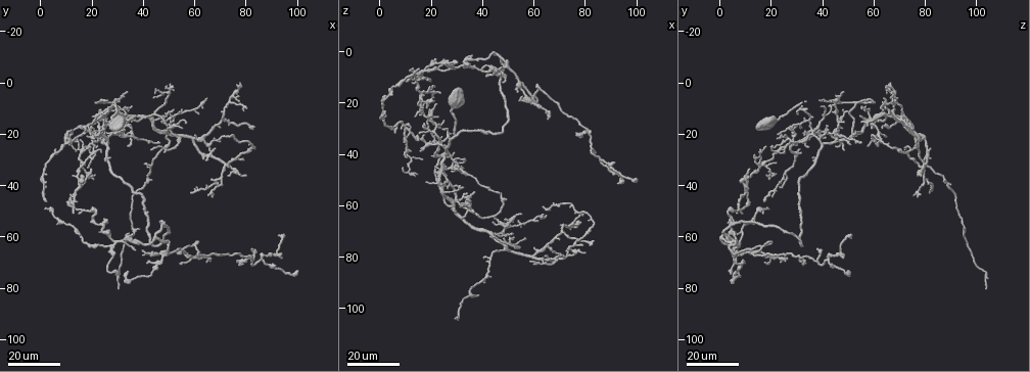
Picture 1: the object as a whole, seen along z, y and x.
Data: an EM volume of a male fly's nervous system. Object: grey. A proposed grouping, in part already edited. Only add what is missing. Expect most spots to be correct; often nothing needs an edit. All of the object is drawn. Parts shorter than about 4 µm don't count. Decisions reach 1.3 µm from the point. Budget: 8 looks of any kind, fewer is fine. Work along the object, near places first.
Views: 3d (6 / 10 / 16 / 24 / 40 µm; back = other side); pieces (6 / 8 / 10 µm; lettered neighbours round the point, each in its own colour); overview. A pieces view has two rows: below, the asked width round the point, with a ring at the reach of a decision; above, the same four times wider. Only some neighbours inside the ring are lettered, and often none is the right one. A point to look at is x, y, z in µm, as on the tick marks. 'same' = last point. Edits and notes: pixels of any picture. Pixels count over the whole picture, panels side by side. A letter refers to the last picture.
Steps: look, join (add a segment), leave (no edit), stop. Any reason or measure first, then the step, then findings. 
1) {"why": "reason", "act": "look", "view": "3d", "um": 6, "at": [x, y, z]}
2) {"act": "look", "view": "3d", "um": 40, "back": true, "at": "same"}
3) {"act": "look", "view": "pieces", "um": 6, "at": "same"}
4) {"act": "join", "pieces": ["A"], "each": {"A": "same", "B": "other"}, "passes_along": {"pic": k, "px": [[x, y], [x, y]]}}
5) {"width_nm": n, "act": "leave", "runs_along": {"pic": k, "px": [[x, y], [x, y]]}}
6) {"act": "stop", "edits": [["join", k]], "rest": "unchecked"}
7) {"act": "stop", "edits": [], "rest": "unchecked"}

{"why": "branch stops here", "act": "look", "view": "3d", "um": 24, "at": [2, 50, 19]}

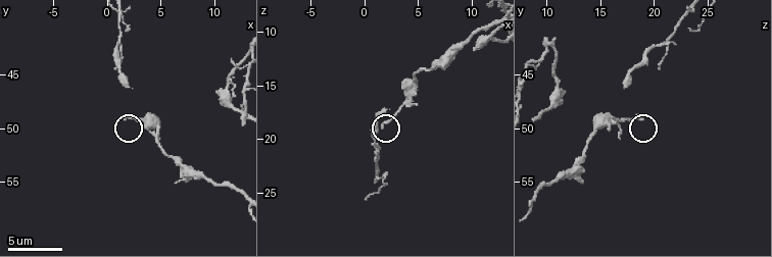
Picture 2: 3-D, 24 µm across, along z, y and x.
{"why": "see the neighbours", "act": "look", "view": "pieces", "um": 6, "at": [1.8, 49.0, 19.0]}

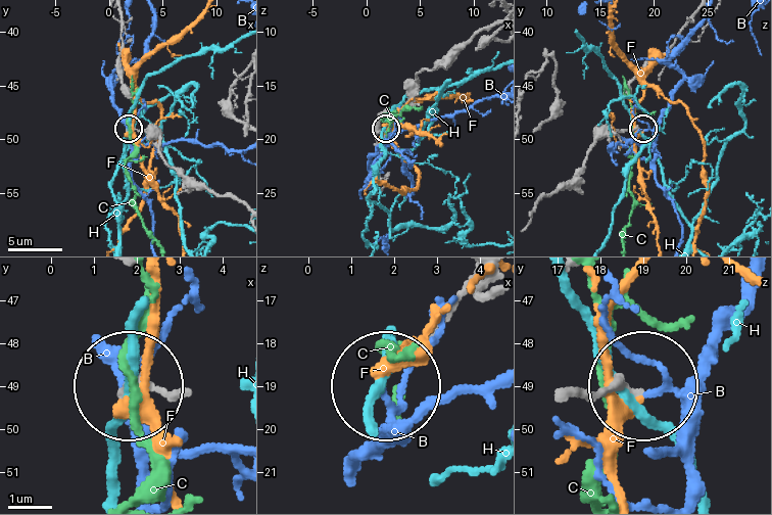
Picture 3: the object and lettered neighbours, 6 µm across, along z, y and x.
{"act": "leave", "each": {"B": "other", "C": "other", "F": "other", "H": "other"}, "runs_along": {"pic": 3, "px": [[495, 25], [420, 72], [415, 95], [385, 127]]}, "found": "no lettered segment goes on from it"}

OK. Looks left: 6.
{"why": "thin end", "act": "look", "view": "3d", "um": 16, "at": [13, 52, 6]}

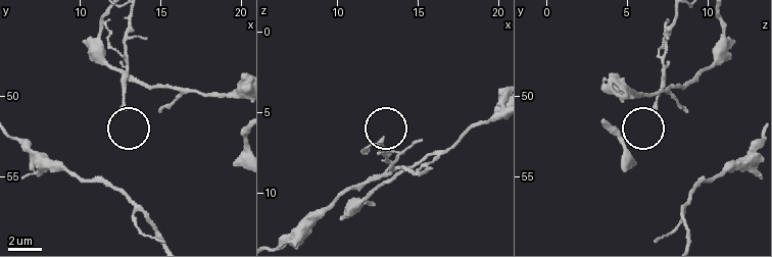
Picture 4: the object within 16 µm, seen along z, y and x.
{"why": "what lies round it", "act": "look", "view": "pieces", "um": 8, "at": [12.8, 50.7, 6.6]}

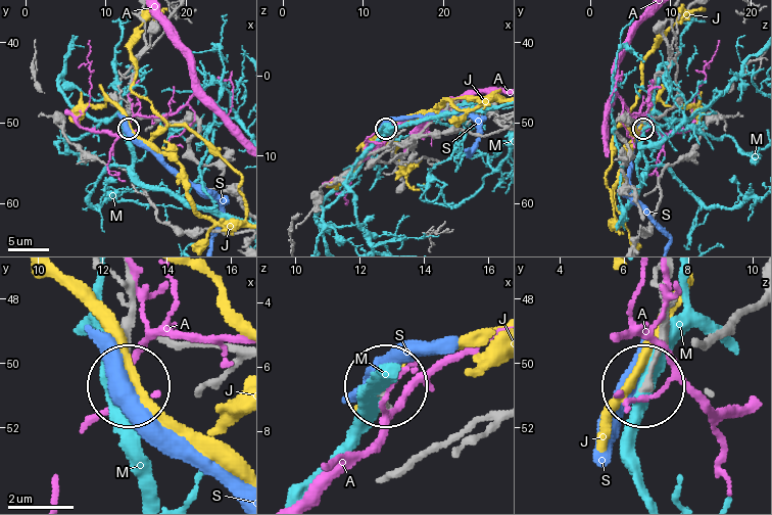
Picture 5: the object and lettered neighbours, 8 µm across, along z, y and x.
{"act": "leave", "each": {"A": "other", "J": "other", "M": "other", "S": "other"}, "found": "no lettered segment goes on from it"}

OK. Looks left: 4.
{"why": "free end", "act": "look", "view": "3d", "um": 24, "at": [20, 33, 12]}

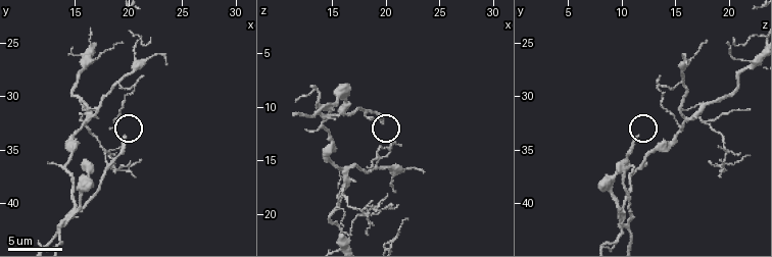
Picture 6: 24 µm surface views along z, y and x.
{"act": "look", "view": "pieces", "um": 8, "at": [19.8, 33.8, 11.6]}

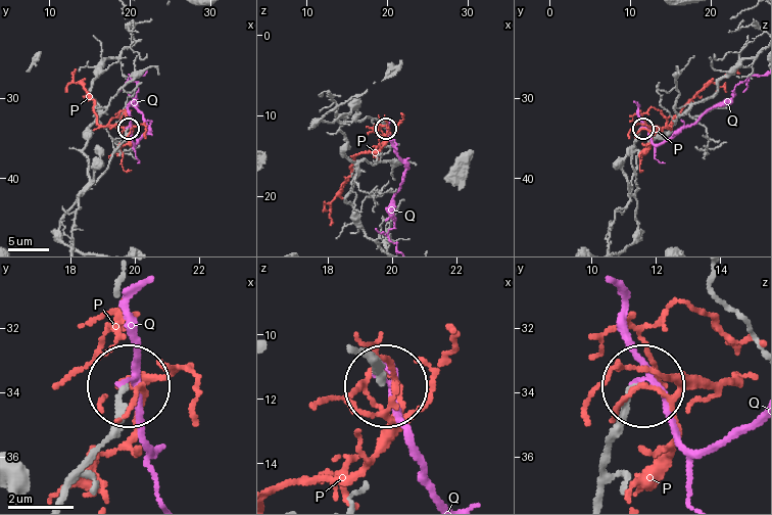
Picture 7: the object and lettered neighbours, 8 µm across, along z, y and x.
{"act": "leave", "each": {"P": "other", "Q": "other"}, "found": "no lettered segment goes on from it"}

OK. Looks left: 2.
{"why": "branch stops here", "act": "look", "view": "3d", "um": 24, "at": [26, 6, 39]}

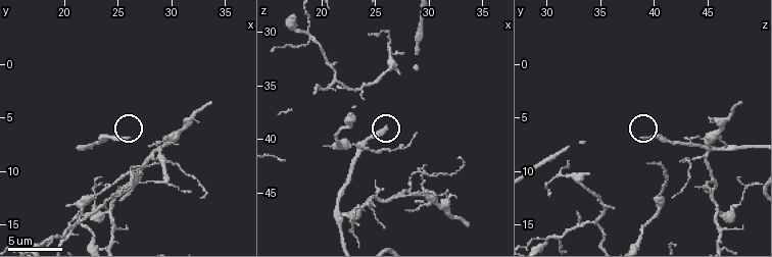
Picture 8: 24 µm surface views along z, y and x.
{"act": "look", "view": "pieces", "um": 10, "at": [26.0, 7.0, 38.8]}

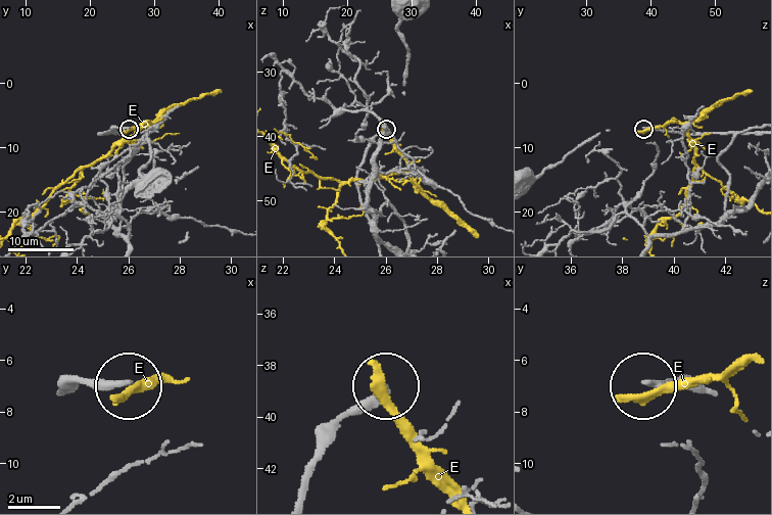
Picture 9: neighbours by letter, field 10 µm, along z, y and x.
{"width_nm": 270, "act": "leave", "each": {"E": "other"}, "found": "no lettered segment goes on from it"}

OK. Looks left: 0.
{"act": "stop", "edits": [], "rest": "unchecked"}

